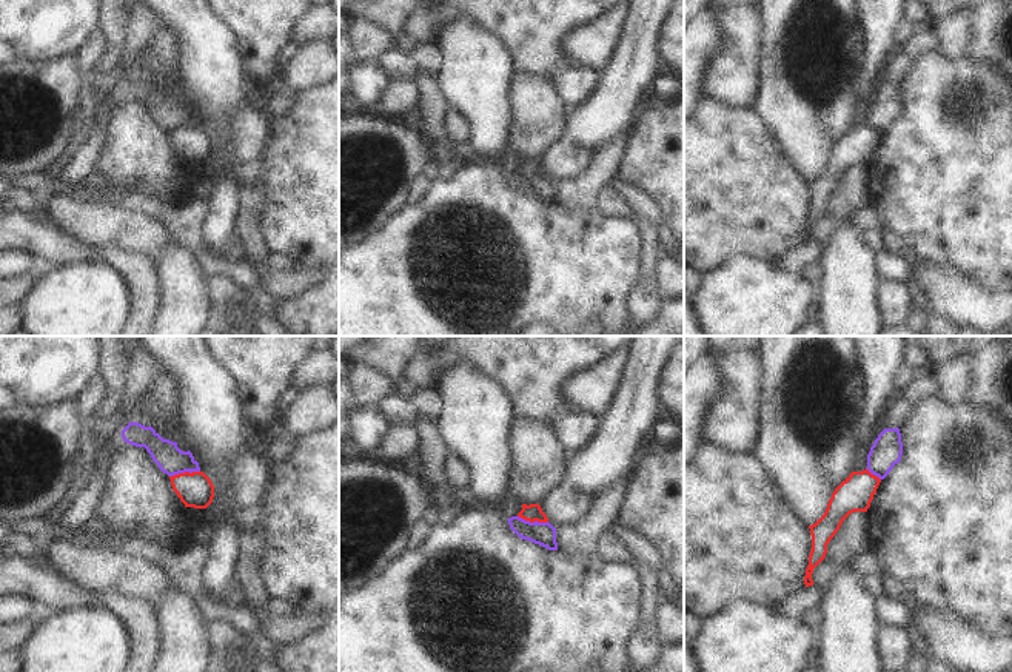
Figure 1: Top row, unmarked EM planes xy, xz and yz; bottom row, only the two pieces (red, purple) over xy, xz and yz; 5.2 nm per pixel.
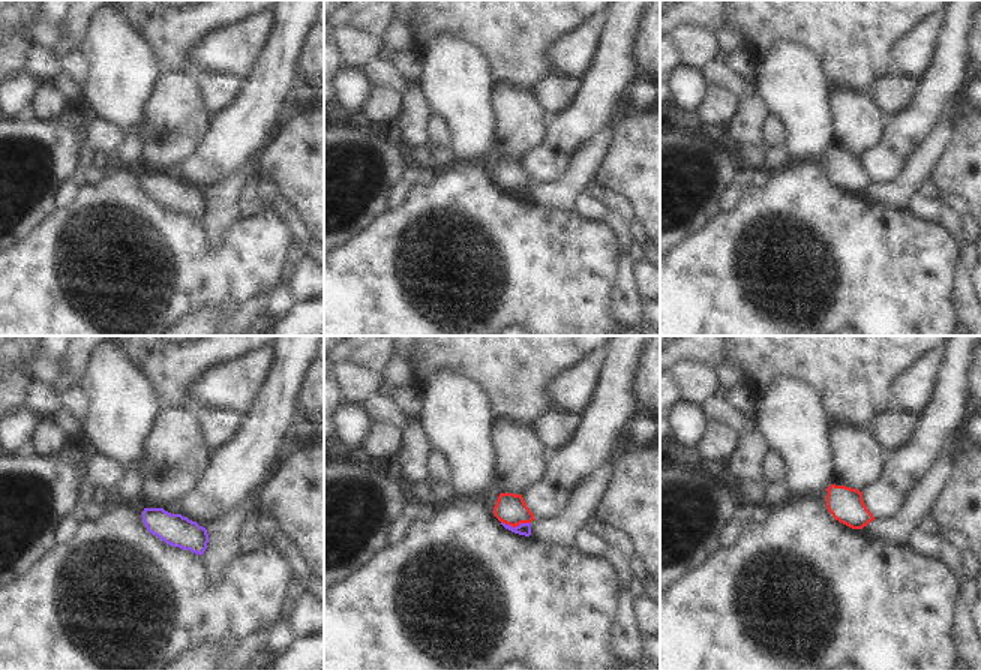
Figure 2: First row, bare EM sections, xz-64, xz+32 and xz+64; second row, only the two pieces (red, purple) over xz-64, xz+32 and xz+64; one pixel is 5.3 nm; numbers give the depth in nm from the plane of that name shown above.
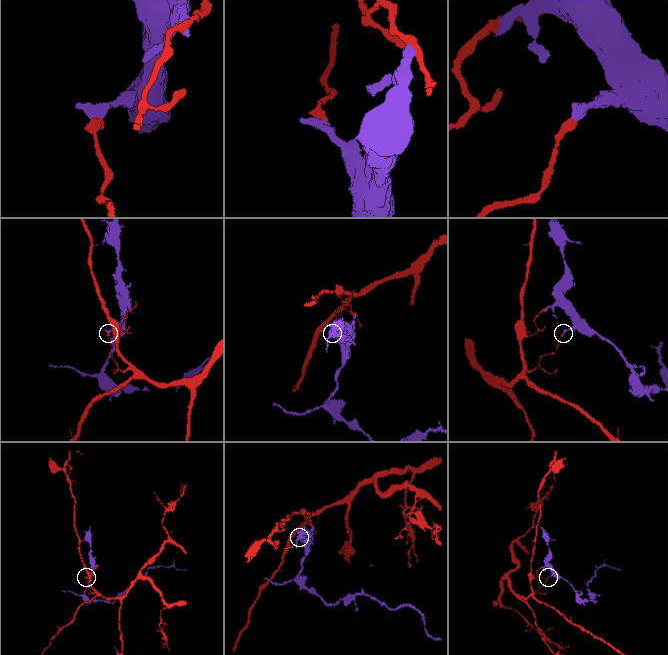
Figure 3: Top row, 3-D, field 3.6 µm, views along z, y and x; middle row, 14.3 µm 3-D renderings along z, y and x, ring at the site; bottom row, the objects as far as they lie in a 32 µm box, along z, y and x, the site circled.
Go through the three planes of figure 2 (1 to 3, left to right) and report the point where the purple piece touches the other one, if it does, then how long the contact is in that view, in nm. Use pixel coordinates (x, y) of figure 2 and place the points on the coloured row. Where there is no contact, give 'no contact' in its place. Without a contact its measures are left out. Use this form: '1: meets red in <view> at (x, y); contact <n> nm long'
1: no contact
2: meets red in xz+32 at (516, 525); contact 160 nm long
3: no contact

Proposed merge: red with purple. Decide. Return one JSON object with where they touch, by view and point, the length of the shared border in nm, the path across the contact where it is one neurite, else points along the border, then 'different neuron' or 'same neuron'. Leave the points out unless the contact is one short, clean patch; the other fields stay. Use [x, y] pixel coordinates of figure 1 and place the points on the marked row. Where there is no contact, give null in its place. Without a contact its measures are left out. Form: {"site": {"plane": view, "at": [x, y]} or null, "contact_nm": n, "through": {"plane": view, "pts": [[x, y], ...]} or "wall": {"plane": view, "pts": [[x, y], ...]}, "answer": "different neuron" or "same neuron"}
{"site": {"plane": "xy", "at": [185, 472]}, "contact_nm": 160, "wall": {"plane": "xy", "pts": [[199, 470], [179, 472], [170, 477]]}, "answer": "different neuron"}

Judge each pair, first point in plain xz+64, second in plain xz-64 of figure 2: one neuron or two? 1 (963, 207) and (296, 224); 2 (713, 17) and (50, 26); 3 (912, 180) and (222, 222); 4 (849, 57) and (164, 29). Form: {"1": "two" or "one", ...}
{"1": "one", "2": "one", "3": "one", "4": "one"}

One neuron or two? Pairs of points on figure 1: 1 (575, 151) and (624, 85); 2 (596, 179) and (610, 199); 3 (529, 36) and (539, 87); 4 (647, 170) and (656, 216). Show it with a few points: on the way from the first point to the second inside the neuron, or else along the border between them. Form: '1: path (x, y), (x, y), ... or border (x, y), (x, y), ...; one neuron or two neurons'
1: path (587, 134), (616, 102); one neuron
2: border (609, 184), (599, 198), (598, 208); two neurons
3: border (518, 70), (549, 74), (553, 79); two neurons
4: border (647, 193), (660, 205), (664, 221); two neurons

